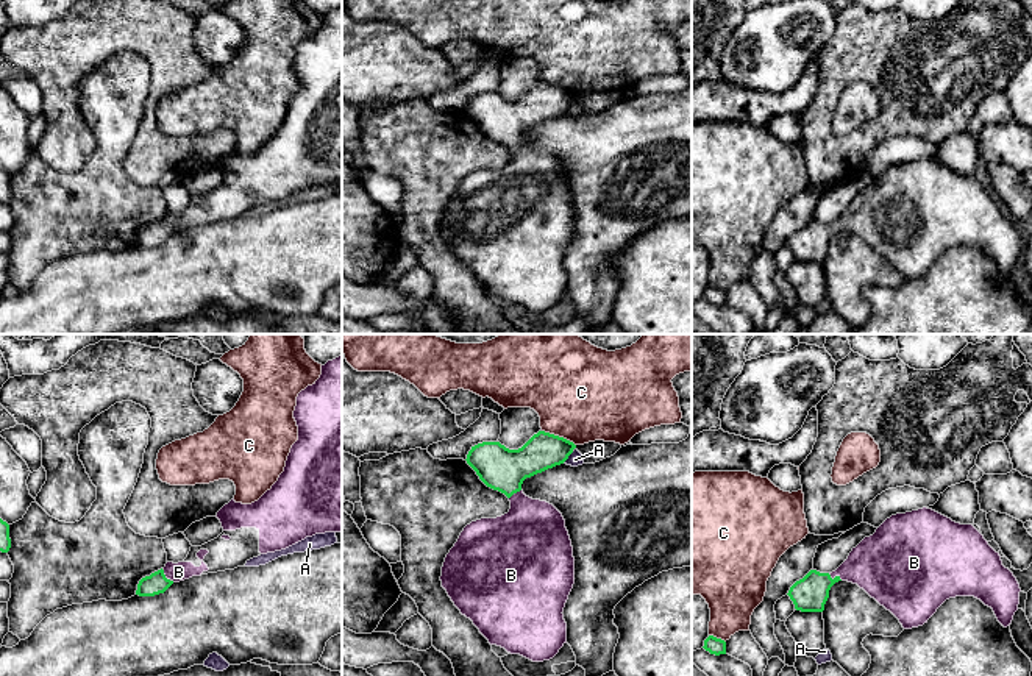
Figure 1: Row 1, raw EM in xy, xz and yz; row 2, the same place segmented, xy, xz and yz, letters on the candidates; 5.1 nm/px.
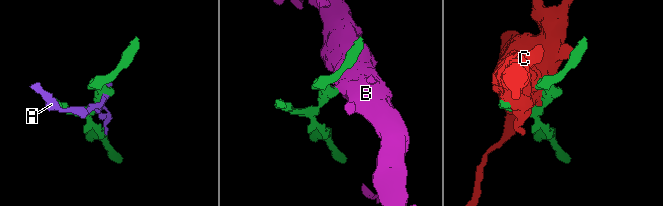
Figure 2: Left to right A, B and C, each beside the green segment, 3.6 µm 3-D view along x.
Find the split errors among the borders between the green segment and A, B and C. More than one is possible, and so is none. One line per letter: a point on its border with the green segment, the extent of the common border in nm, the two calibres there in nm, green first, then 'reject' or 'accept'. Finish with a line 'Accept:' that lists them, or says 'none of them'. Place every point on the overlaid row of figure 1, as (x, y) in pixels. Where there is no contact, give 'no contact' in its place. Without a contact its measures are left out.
A: meets green in xz at (567, 458); contact 90 nm long; 190 nm thick on the green side, 70 nm on the other; reject
B: meets green in xy at (164, 576); contact 100 nm long; 110 nm thick on the green side, 100 nm on the other; accept
C: meets green in xz at (558, 436); contact 190 nm long; 190 nm thick on the green side, 480 nm on the other; reject
Accept: B

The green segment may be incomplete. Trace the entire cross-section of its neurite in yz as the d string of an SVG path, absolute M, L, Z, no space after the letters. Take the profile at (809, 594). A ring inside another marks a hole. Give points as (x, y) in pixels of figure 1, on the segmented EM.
M923 507L887 518L873 535L865 537L832 573L810 570L796 581L788 596L796 610L823 612L831 587L838 581L857 584L890 610L904 629L923 626L949 598L974 596L991 607L998 621L1010 626L1020 604L1020 584L1002 565L984 535L973 525L960 525Z

